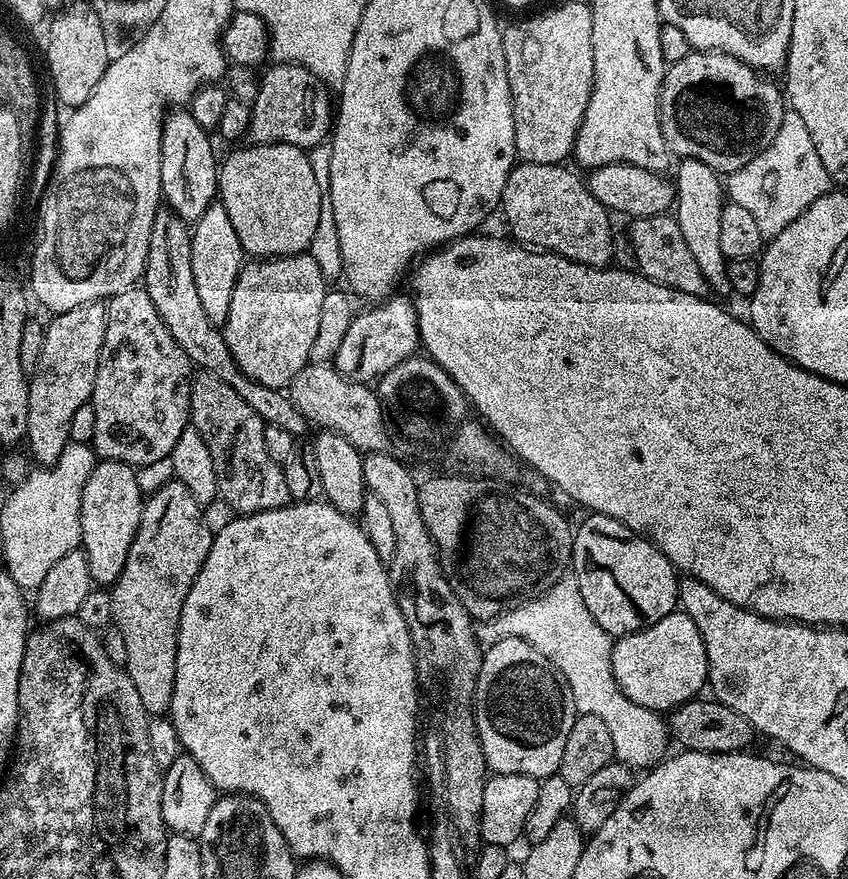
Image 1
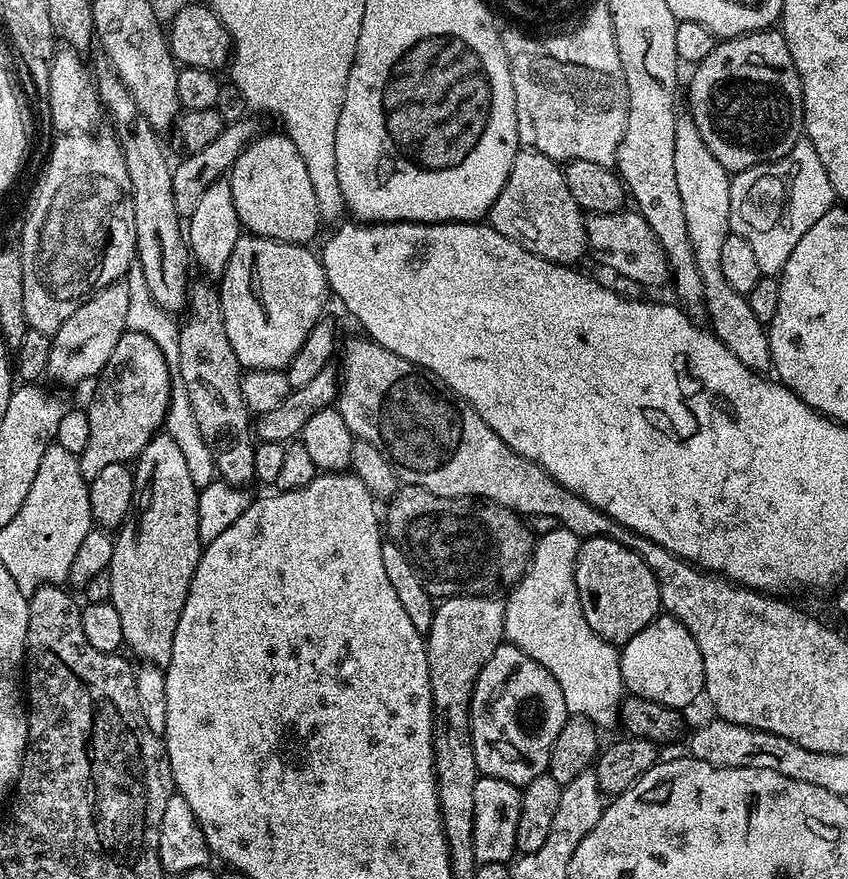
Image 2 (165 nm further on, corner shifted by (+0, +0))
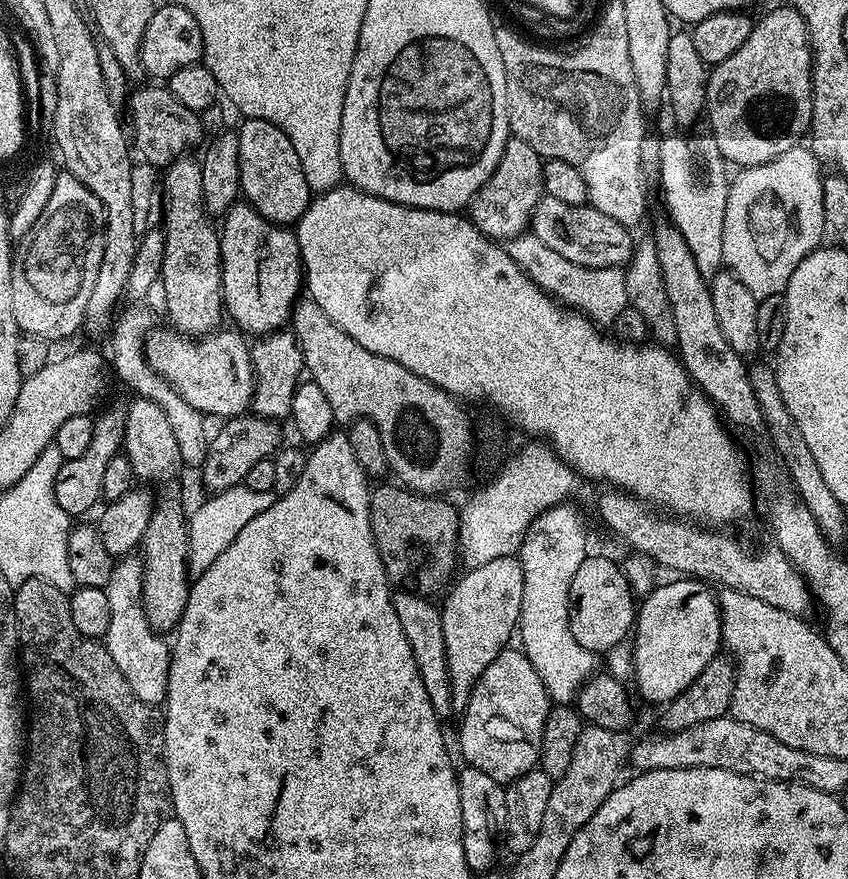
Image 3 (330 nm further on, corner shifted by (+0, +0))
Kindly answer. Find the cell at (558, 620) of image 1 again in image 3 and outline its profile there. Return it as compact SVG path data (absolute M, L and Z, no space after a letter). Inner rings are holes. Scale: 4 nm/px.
M568 502L554 505L534 518L518 551L522 566L518 644L530 666L538 670L538 678L542 678L542 686L546 686L553 705L571 705L581 685L597 671L598 660L597 653L578 646L578 642L574 642L574 634L570 634L570 582L574 582L578 566L582 566L590 554L584 524L570 505Z

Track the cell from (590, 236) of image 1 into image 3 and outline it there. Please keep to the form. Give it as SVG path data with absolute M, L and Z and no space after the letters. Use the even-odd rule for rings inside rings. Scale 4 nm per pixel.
M510 138L502 150L502 158L498 158L498 166L494 166L494 174L490 174L488 181L472 198L470 219L476 229L497 242L513 240L515 236L529 231L534 210L545 195L543 169L544 160L536 153L534 146L530 146L530 142Z

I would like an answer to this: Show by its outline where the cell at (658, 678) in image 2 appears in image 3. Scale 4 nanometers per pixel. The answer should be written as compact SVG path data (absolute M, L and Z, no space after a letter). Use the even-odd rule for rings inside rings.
M672 578L669 584L659 584L639 601L630 651L632 676L641 698L663 706L678 698L678 694L706 670L708 663L721 651L722 641L720 606L705 581Z

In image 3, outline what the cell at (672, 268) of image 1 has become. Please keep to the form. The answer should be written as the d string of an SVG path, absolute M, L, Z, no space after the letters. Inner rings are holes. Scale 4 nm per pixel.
M544 195L532 215L530 231L542 238L542 243L550 246L550 250L562 254L562 258L570 262L578 262L578 266L624 268L634 251L633 233L629 228L622 222L614 222L614 218L606 218L602 210L589 203L570 206Z

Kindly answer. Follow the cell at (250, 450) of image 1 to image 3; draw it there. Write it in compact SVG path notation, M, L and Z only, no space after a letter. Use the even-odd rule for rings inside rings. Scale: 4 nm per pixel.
M185 154L169 164L162 172L162 190L164 186L164 257L160 278L164 288L164 308L168 311L167 323L175 331L184 336L199 338L210 336L221 327L226 320L224 306L224 287L222 286L222 270L220 269L220 237L217 229L212 229L213 221L210 213L204 208L202 194L202 170L200 160Z

